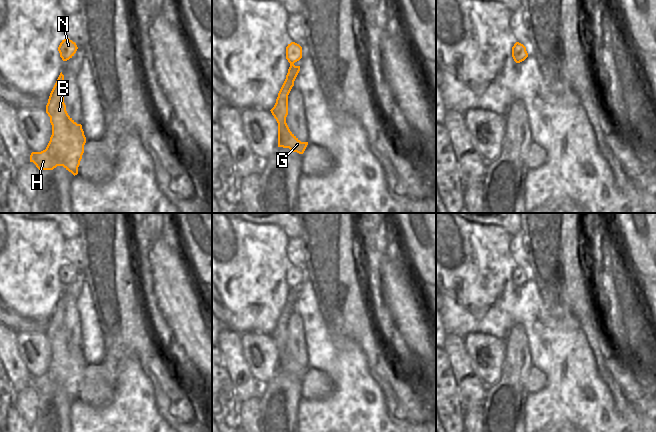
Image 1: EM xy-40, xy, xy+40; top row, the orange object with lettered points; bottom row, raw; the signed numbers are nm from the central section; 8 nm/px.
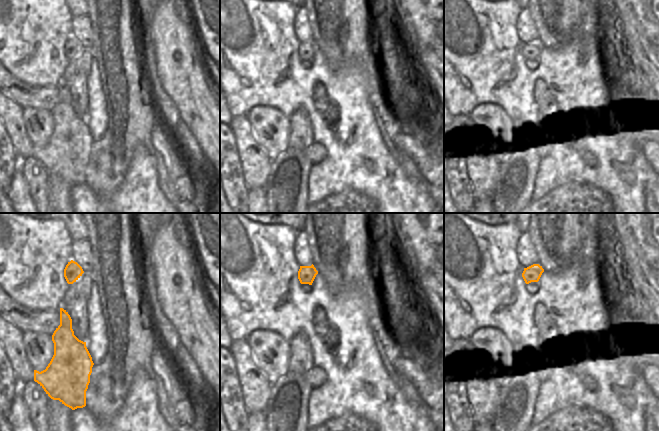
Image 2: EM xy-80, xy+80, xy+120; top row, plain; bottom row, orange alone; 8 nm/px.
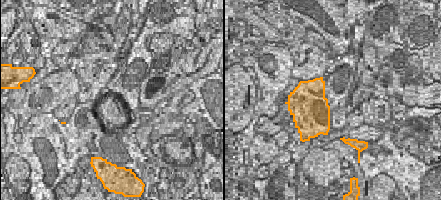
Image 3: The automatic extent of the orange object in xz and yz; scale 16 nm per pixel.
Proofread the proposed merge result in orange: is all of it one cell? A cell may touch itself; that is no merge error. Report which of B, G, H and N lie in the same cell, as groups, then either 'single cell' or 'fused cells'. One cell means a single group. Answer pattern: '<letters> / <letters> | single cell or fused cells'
B G H N | single cell

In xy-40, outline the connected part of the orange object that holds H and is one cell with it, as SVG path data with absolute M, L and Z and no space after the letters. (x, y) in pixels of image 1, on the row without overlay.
M61 296L46 329L46 337L52 349L50 365L45 374L31 377L30 386L39 394L53 394L63 390L75 400L84 377L86 361L82 349L77 348L66 335L64 309Z

